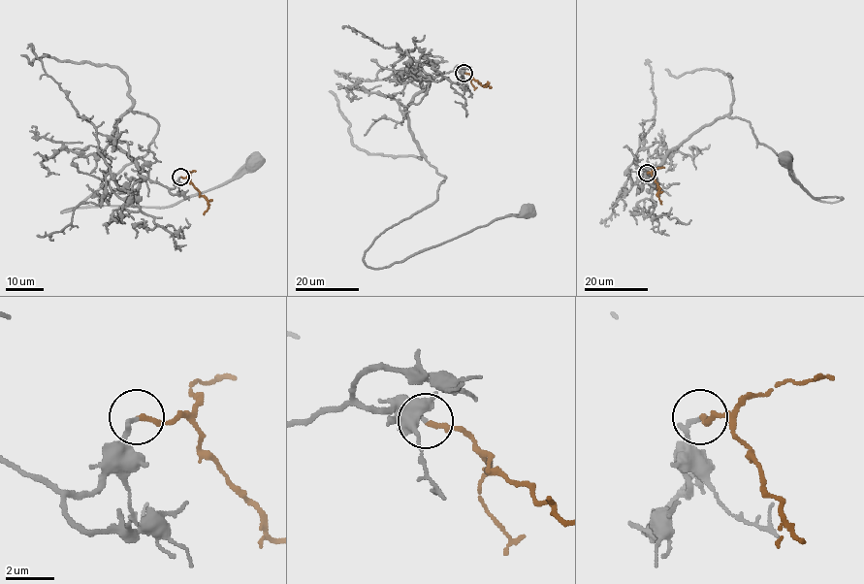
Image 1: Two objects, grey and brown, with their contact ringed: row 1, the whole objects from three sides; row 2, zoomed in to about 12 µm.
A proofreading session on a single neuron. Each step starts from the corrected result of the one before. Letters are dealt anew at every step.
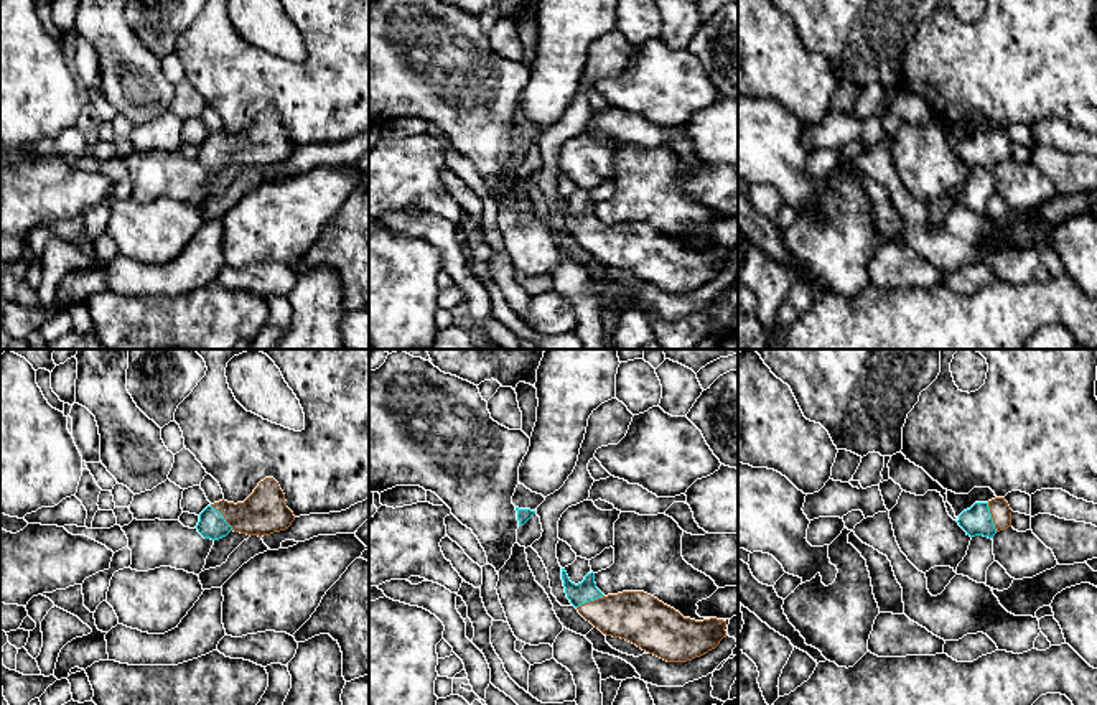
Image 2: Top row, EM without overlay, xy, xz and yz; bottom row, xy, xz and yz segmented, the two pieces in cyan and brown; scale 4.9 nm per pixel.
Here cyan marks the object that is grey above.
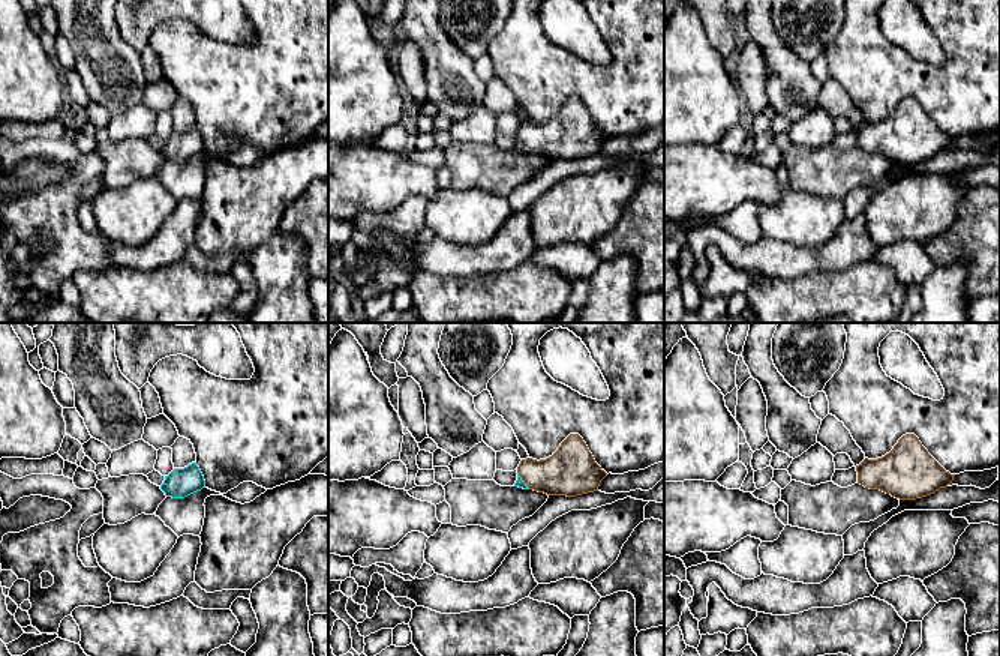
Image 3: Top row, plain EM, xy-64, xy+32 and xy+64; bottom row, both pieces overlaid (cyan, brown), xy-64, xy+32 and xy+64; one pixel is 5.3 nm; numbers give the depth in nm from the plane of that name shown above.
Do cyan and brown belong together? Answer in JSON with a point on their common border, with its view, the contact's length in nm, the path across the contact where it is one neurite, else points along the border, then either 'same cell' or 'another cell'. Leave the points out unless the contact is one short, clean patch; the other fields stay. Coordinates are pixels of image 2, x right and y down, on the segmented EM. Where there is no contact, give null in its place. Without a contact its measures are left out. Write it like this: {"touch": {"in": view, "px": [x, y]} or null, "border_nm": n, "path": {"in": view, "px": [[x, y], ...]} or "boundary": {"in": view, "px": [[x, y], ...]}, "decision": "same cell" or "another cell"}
{"touch": {"in": "yz", "px": [990, 518]}, "border_nm": 150, "path": {"in": "yz", "px": [[977, 521], [990, 518], [1000, 511]]}, "decision": "same cell"}

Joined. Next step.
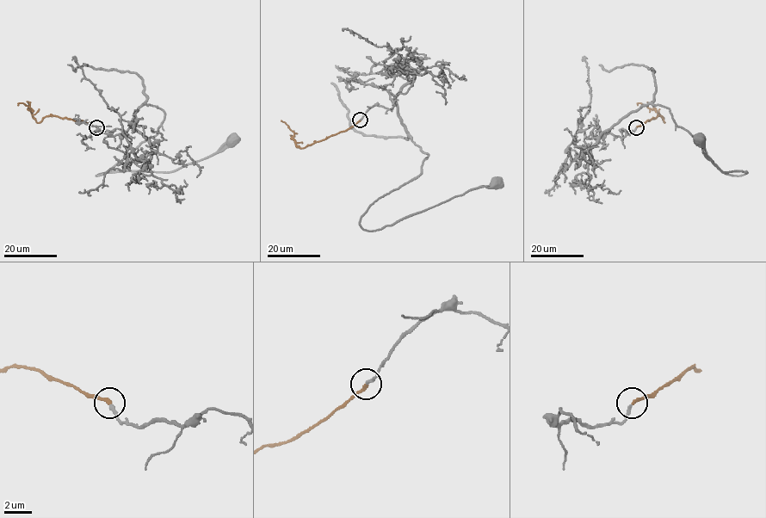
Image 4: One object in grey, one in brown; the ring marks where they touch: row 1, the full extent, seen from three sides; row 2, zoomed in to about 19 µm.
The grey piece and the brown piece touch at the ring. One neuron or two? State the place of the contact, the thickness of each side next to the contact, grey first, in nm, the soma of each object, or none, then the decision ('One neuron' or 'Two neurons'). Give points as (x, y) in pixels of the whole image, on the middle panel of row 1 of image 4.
Place: (360, 120). Thickness 200 nm (grey) against 240 nm. Soma of grey: (496, 183). Soma of brown: none. One neuron

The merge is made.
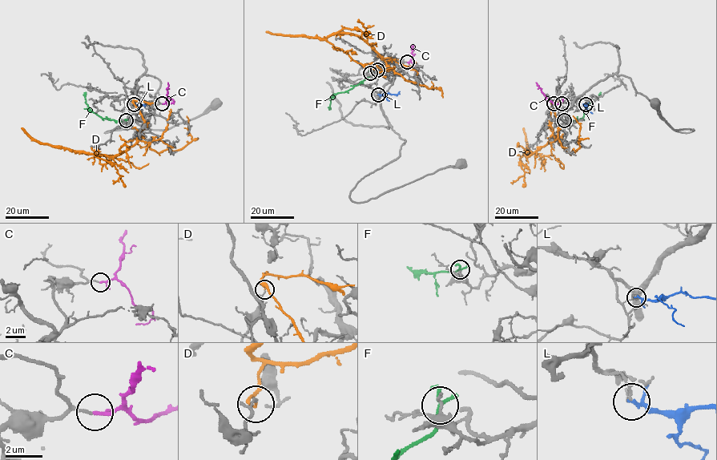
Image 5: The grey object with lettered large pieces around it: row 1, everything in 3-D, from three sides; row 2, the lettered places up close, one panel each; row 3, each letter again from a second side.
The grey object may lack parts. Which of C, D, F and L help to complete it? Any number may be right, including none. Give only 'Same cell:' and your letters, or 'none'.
Same cell: C

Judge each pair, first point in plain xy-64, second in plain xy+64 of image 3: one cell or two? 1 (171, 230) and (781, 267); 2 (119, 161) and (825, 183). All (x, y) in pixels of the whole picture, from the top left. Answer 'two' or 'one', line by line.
1: one
2: one

